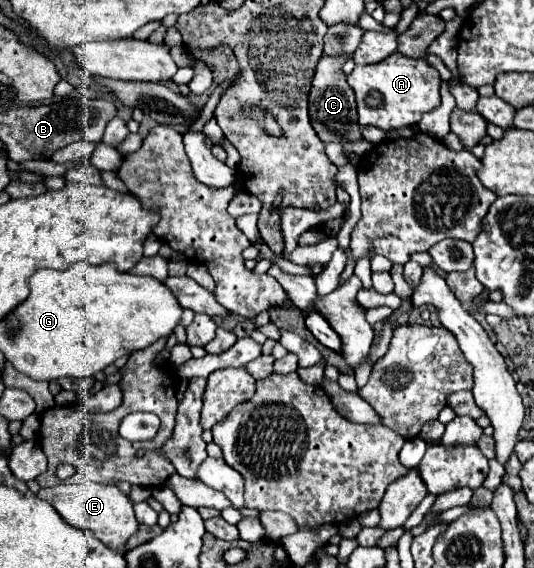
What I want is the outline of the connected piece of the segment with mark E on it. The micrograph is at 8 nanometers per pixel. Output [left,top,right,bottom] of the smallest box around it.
[38,483,138,551]

